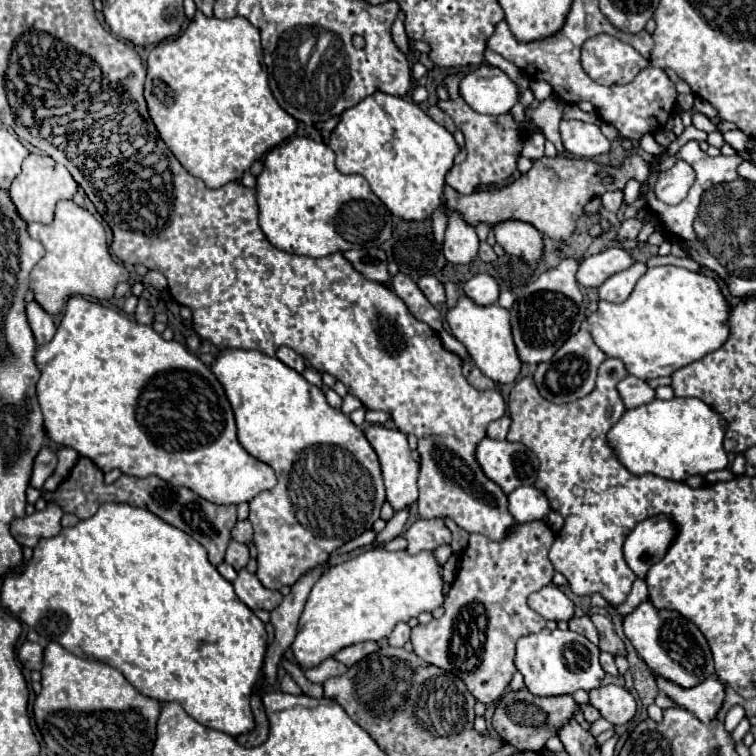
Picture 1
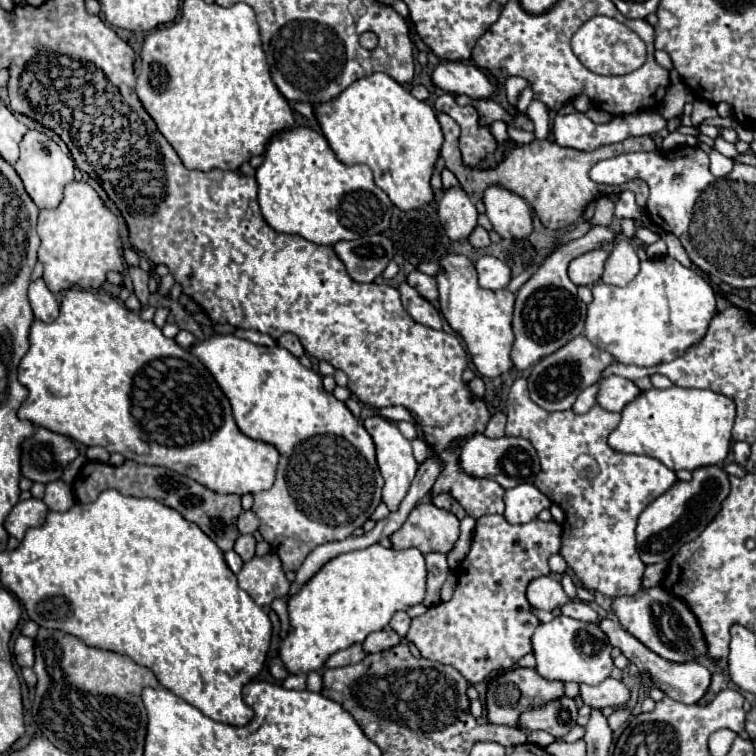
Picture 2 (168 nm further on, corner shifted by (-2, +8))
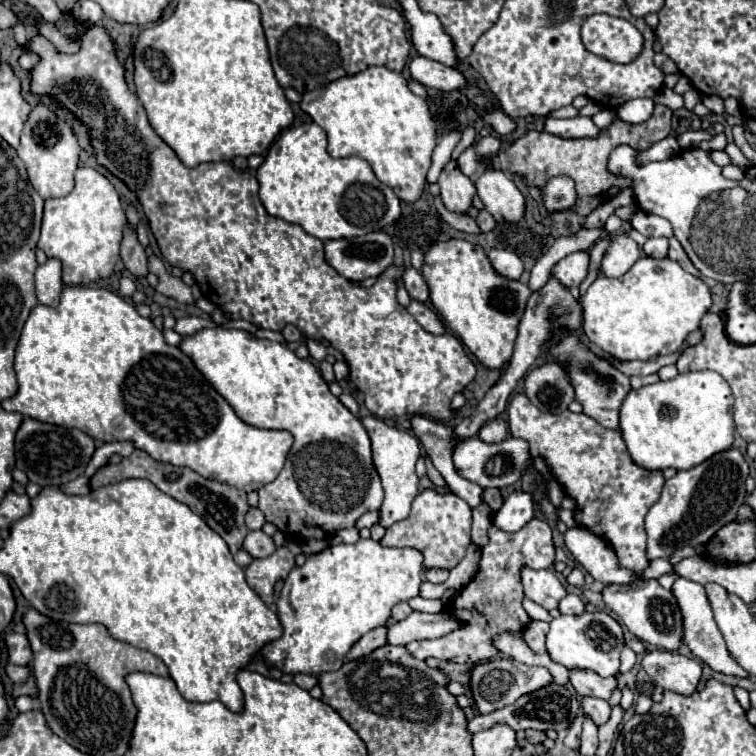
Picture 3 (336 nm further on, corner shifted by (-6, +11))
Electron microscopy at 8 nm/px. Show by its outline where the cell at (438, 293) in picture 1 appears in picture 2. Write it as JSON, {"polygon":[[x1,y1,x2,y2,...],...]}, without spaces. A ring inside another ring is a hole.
{"polygon":[[412,271,408,275,408,283,424,297,424,299,430,299,430,301,436,301,438,299,438,283,434,277,426,275,426,273,420,273,420,271]]}

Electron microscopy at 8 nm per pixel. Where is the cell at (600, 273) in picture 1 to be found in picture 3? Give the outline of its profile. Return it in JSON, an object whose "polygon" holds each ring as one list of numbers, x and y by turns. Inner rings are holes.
{"polygon":[[574,252,562,258,554,268,552,276,566,288,578,286,588,274,588,252]]}

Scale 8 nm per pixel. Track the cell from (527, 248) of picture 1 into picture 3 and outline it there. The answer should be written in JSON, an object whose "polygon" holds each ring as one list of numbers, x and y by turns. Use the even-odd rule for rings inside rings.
{"polygon":[[486,168,476,178,476,192,484,208,496,222,518,222,524,216,524,196,512,182,512,178,494,168]]}

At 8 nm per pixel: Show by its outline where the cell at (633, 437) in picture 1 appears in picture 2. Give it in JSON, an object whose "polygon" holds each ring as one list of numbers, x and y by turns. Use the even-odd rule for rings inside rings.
{"polygon":[[670,387,670,389,648,389,644,391,634,403,628,403,622,409,620,425,610,433,608,445,618,453,632,453,632,455,648,455,664,463,672,471,688,469,694,471,706,465,724,463,730,451,730,431,736,419,734,401,726,395,708,391,708,389,684,389,684,387]]}

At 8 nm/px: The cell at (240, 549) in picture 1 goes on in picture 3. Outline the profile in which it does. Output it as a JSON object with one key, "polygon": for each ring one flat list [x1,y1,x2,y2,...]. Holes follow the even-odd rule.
{"polygon":[[252,530,244,540,244,550,254,558,268,558,276,550,276,544,272,536,264,534,262,530]]}

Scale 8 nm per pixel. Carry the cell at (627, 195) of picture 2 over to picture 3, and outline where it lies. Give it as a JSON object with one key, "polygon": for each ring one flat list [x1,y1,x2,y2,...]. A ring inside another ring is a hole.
{"polygon":[[638,210,634,214,630,224,632,224,632,228,636,228,644,236,664,236,664,238,672,238,674,236,670,222,666,222,666,228,658,228,660,226,660,218,654,216,654,214,646,214,642,210]]}

